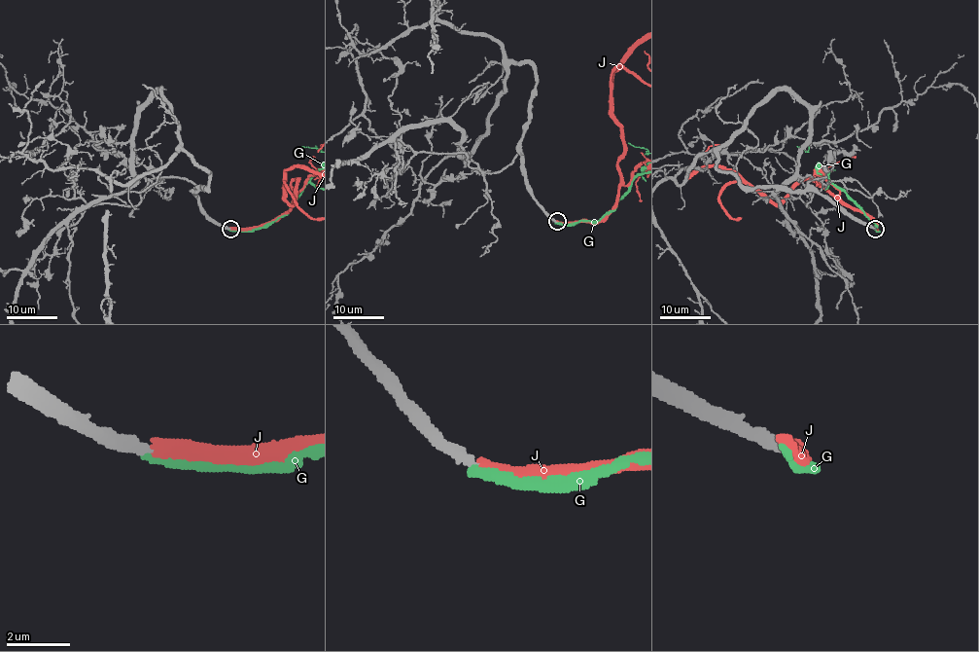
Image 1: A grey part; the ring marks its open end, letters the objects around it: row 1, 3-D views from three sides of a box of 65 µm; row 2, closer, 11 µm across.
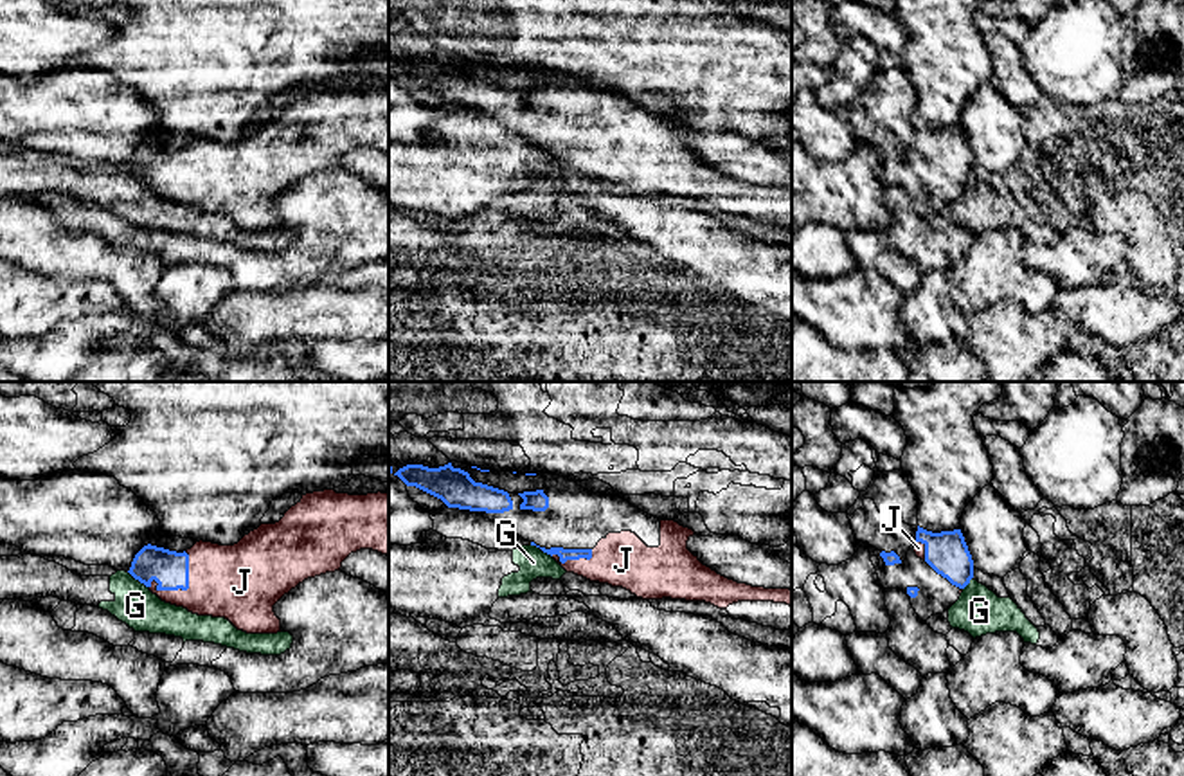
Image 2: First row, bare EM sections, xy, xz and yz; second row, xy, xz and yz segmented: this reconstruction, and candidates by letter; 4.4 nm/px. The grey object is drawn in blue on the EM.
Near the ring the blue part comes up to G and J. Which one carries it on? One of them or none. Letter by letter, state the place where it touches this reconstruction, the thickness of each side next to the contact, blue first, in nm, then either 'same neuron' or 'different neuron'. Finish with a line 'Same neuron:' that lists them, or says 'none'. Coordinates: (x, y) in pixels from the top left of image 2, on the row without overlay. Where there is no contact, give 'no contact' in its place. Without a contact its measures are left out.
G: xz (540, 144) | 50/140 nm | different neuron
J: xy (182, 186) | 170/340 nm | same neuron
Same neuron: J

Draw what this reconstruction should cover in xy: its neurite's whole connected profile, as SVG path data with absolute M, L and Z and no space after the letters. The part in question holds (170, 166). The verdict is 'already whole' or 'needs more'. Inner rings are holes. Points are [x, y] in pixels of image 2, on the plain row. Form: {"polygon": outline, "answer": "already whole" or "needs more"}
{"polygon": "M306 90L279 119L261 121L234 142L200 137L176 149L148 140L128 169L166 200L198 212L225 214L247 230L277 230L281 216L274 202L304 176L340 167L342 158L360 146L389 153L389 90Z", "answer": "needs more"}

